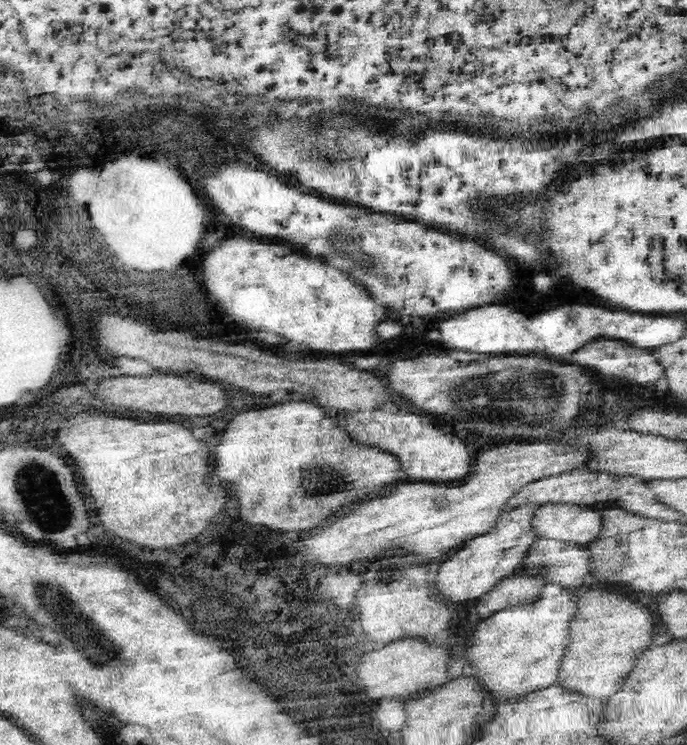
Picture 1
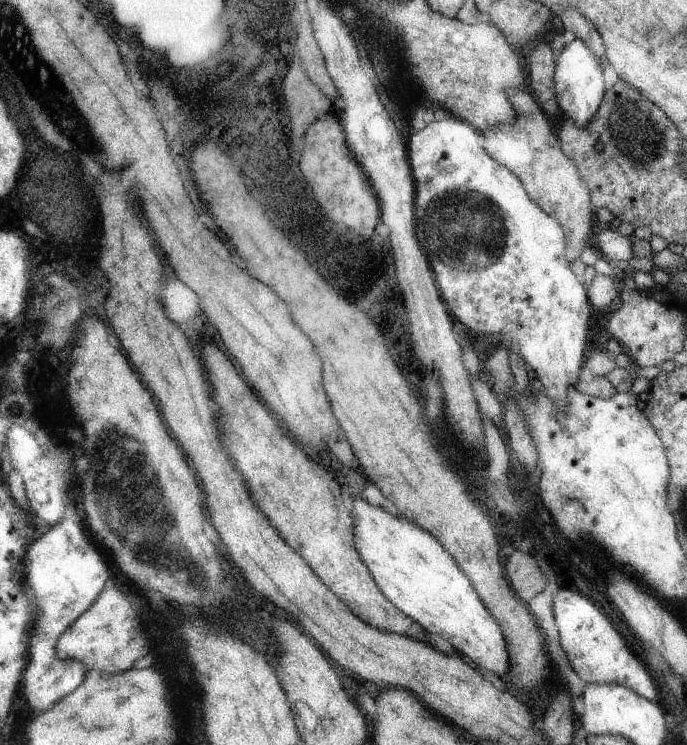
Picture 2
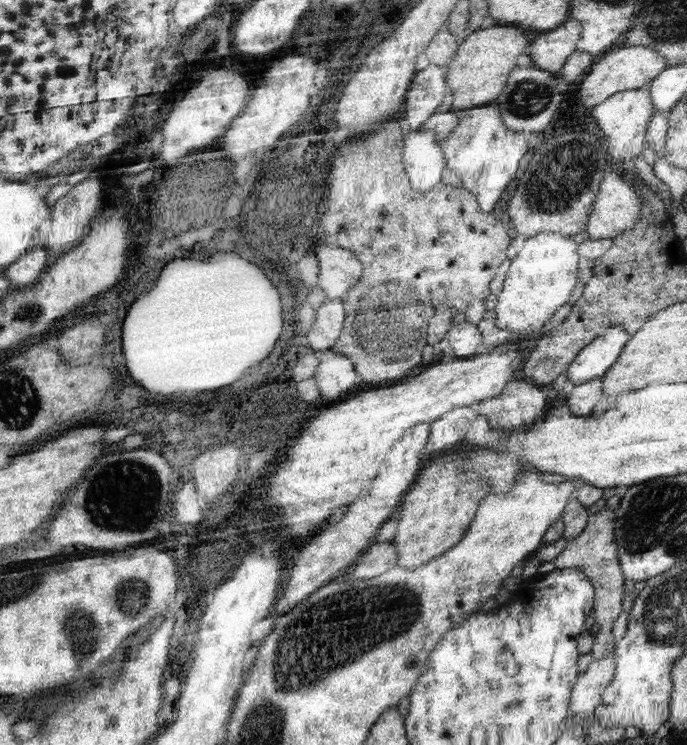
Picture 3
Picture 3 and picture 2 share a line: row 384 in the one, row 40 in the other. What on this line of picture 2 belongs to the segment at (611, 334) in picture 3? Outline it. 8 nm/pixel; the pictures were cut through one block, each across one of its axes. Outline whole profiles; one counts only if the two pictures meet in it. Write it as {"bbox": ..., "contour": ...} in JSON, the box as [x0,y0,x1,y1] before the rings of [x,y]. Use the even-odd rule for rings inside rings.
{"bbox":[555,40,605,128],"contour":[[[573,40],[565,46],[557,60],[555,70],[555,90],[559,106],[569,122],[575,122],[581,128],[587,128],[591,120],[603,110],[605,106],[605,60],[599,58],[583,40]]]}

